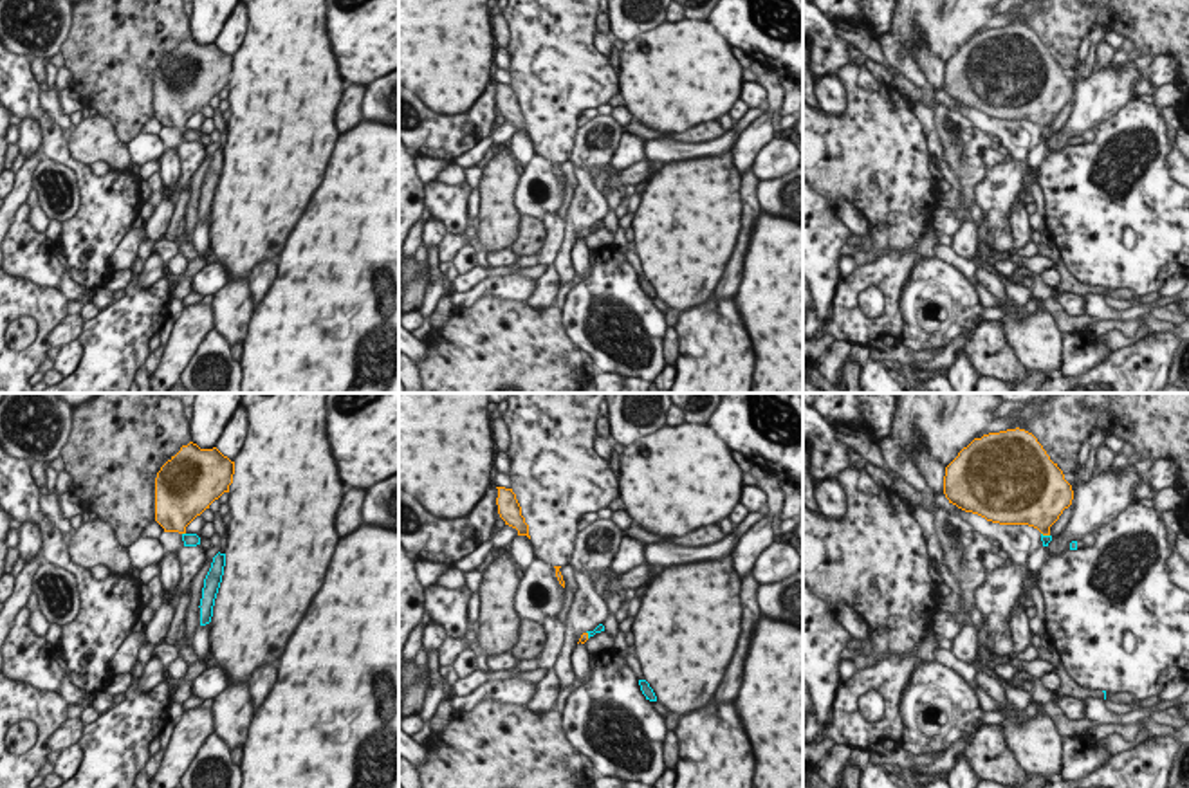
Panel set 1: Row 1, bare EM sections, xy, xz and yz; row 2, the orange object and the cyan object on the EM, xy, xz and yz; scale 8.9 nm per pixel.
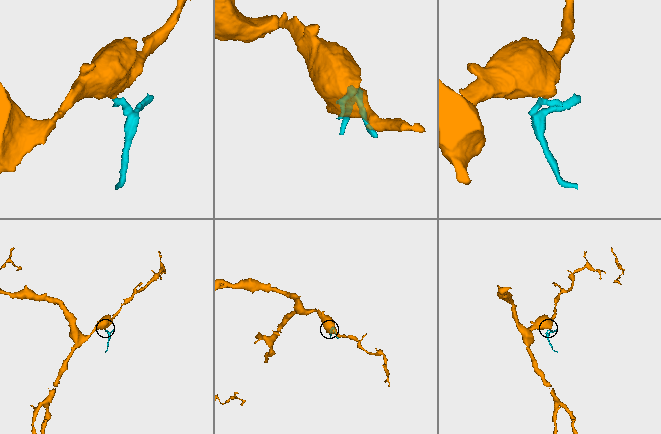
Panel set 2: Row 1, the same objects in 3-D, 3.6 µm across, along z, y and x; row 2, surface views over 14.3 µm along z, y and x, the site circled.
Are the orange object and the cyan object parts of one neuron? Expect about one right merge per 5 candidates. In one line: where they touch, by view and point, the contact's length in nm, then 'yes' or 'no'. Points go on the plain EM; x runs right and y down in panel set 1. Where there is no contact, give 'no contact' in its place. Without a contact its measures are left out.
meets orange in yz at (1045, 130); contact 90 nm long; yes

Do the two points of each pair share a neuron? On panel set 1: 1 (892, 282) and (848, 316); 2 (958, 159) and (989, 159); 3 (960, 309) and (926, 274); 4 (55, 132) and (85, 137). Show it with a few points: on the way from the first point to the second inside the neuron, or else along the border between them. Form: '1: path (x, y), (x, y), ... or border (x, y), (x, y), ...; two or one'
1: path (875, 280), (865, 280), (848, 300); one
2: border (989, 146), (982, 157), (986, 168); two
3: path (951, 300), (935, 284); one
4: border (67, 141), (69, 150), (89, 166); two

